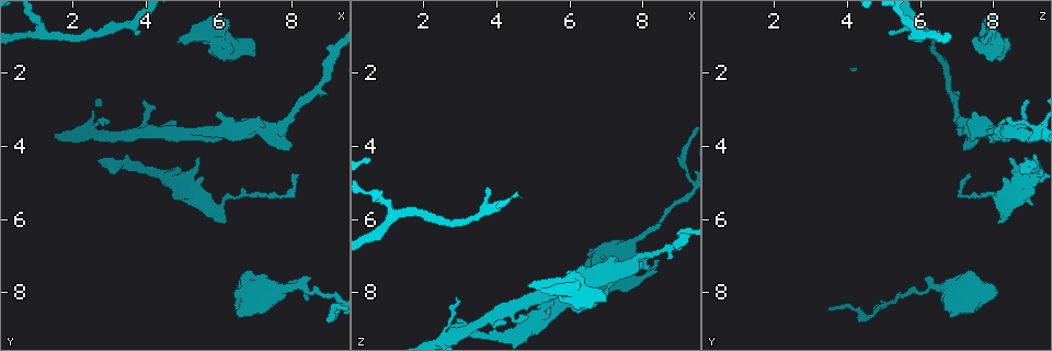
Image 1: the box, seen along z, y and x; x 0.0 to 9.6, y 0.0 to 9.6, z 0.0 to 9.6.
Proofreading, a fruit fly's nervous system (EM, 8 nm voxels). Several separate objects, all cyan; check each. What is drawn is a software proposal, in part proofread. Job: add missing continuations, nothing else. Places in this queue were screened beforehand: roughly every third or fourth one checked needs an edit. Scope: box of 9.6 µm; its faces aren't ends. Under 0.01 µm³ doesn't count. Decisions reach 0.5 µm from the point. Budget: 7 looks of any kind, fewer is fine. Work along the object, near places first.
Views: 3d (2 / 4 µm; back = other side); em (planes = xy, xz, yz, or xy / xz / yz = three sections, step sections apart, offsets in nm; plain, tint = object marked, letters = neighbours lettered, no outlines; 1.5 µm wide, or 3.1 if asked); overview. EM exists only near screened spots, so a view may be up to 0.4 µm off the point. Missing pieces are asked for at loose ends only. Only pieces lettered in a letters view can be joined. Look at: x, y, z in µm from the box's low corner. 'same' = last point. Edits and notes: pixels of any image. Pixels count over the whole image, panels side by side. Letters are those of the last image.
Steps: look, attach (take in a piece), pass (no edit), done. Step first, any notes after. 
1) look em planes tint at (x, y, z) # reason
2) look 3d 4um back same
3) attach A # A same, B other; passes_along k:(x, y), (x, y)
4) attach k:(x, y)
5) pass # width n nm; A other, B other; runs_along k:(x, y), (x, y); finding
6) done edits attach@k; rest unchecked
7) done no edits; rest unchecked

look em planes letters at (6.95, 1.55, 8.30) # an open end

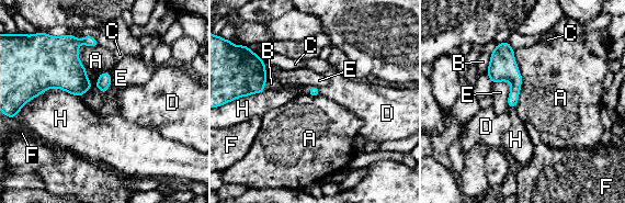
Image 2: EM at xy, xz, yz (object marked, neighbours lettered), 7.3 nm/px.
pass # A other, B other, C other, D other, E other, F other, H other; border 2:(99, 45), (78, 47), (79, 97); none of them fits

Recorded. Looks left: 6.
look em planes letters at (3.75, 0.85, 5.15) # free end

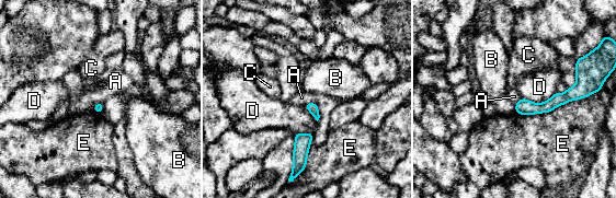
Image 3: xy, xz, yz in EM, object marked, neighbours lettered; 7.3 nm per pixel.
pass # A other, B other, C other, D other, E other; border 3:(102, 102), (98, 102), (92, 109); none of them fits

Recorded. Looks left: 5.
look 3d 4um at (2.65, 4.35, 8.85) # free end

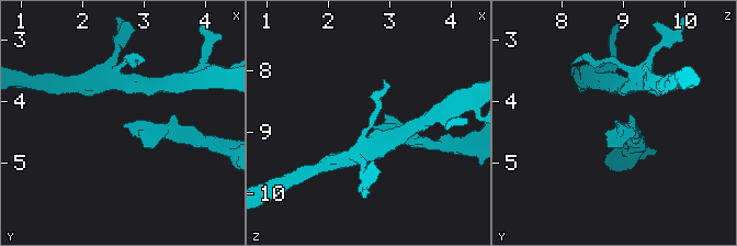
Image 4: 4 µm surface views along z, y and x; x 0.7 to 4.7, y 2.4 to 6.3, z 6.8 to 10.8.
look em planes letters at (2.70, 4.40, 8.90) # need the tissue

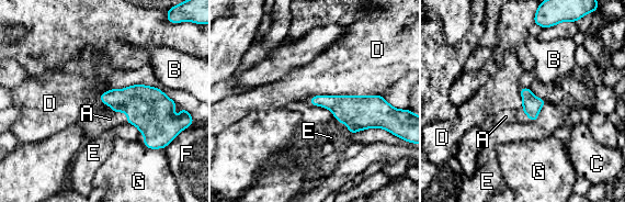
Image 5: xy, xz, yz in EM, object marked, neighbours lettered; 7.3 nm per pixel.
attach A # A same, B other, C other, D other, E other, F other, G other; passes_along 5:(149, 109), (124, 111), (110, 119); it goes on there

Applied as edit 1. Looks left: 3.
done edits attach@5; rest unchecked

